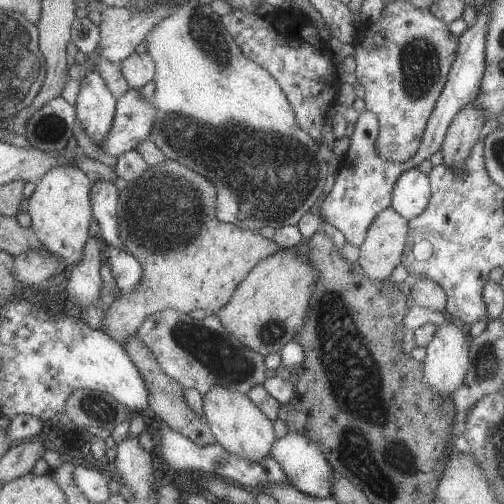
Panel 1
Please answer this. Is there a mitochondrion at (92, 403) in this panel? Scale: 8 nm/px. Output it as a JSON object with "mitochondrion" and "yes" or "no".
{"mitochondrion":"yes"}

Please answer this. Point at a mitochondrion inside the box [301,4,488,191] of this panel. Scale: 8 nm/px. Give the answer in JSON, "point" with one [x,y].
{"point":[421,60]}

